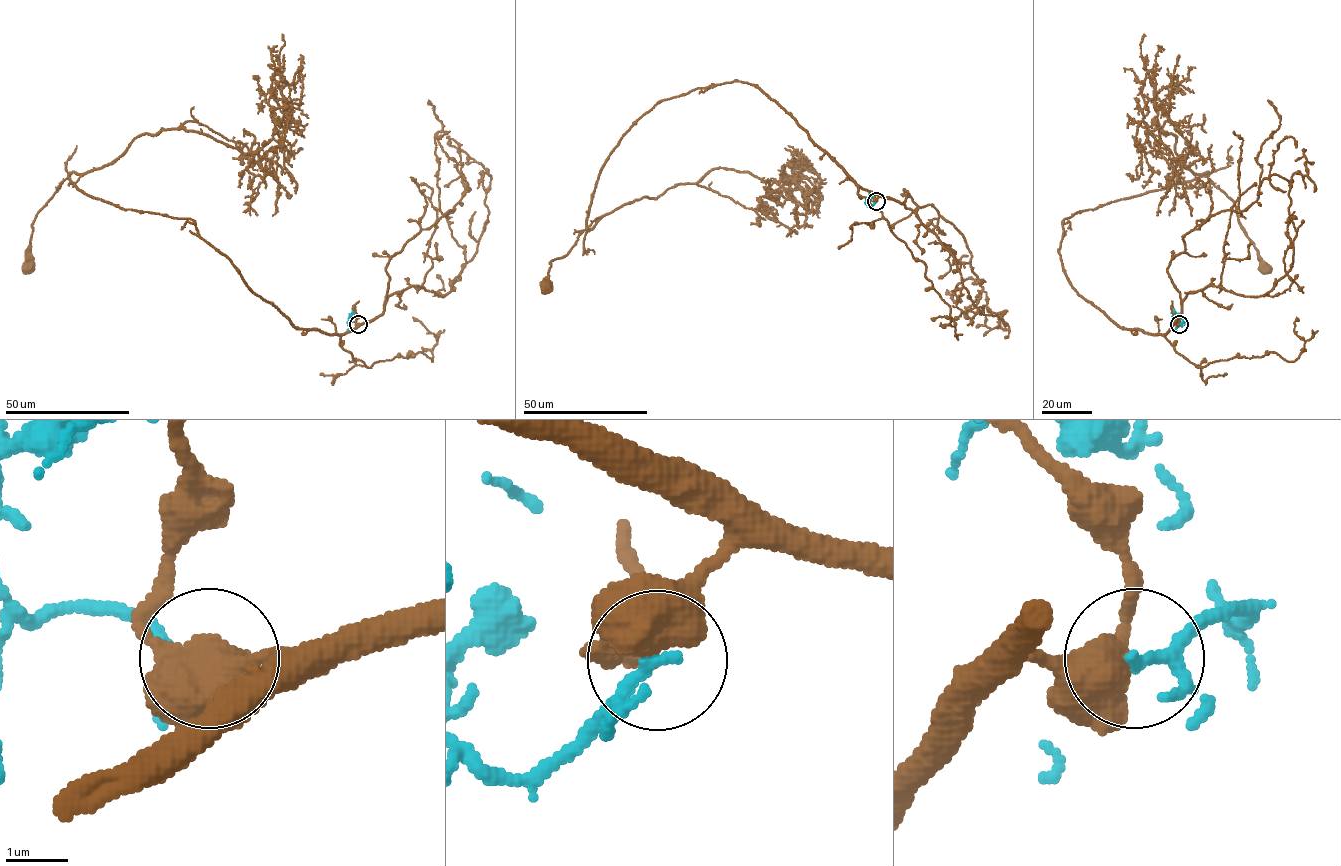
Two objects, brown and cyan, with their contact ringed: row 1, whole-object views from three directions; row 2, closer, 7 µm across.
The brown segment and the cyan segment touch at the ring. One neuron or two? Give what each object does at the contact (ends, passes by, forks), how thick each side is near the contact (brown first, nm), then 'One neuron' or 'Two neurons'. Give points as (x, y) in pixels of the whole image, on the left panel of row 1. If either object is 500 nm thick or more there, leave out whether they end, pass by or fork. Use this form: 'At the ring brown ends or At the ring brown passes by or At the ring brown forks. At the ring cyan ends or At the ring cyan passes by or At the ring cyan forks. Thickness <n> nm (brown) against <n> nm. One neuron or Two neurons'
Thickness 550 nm (brown) against 160 nm. Two neurons

